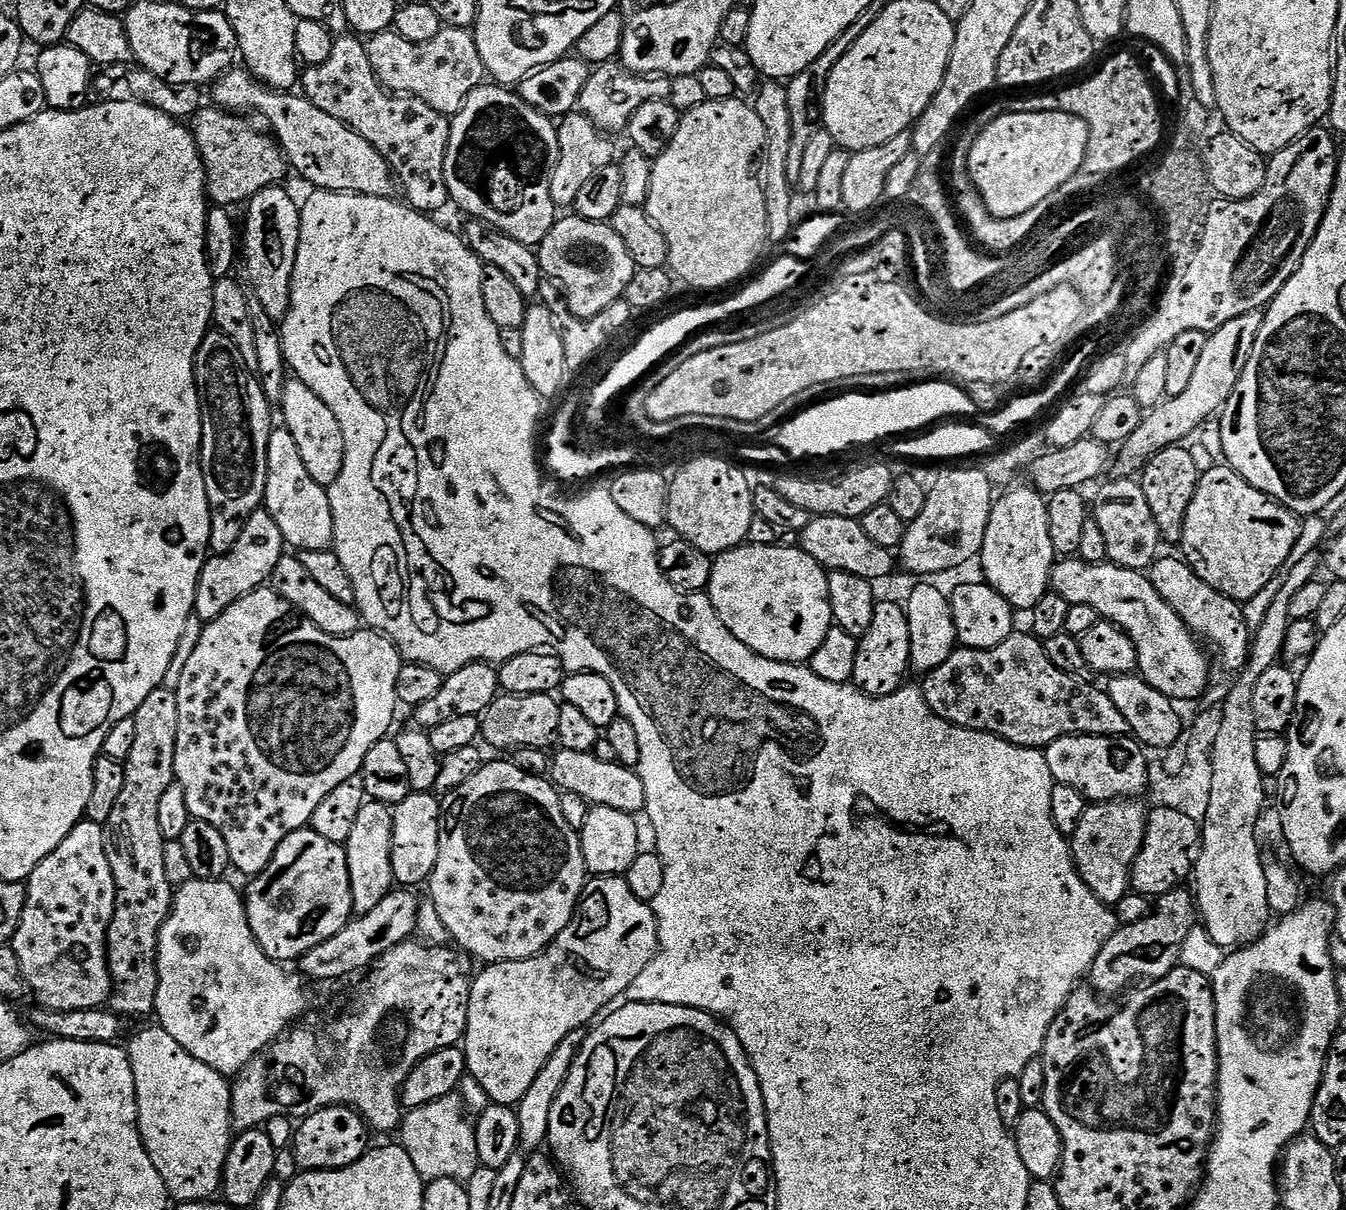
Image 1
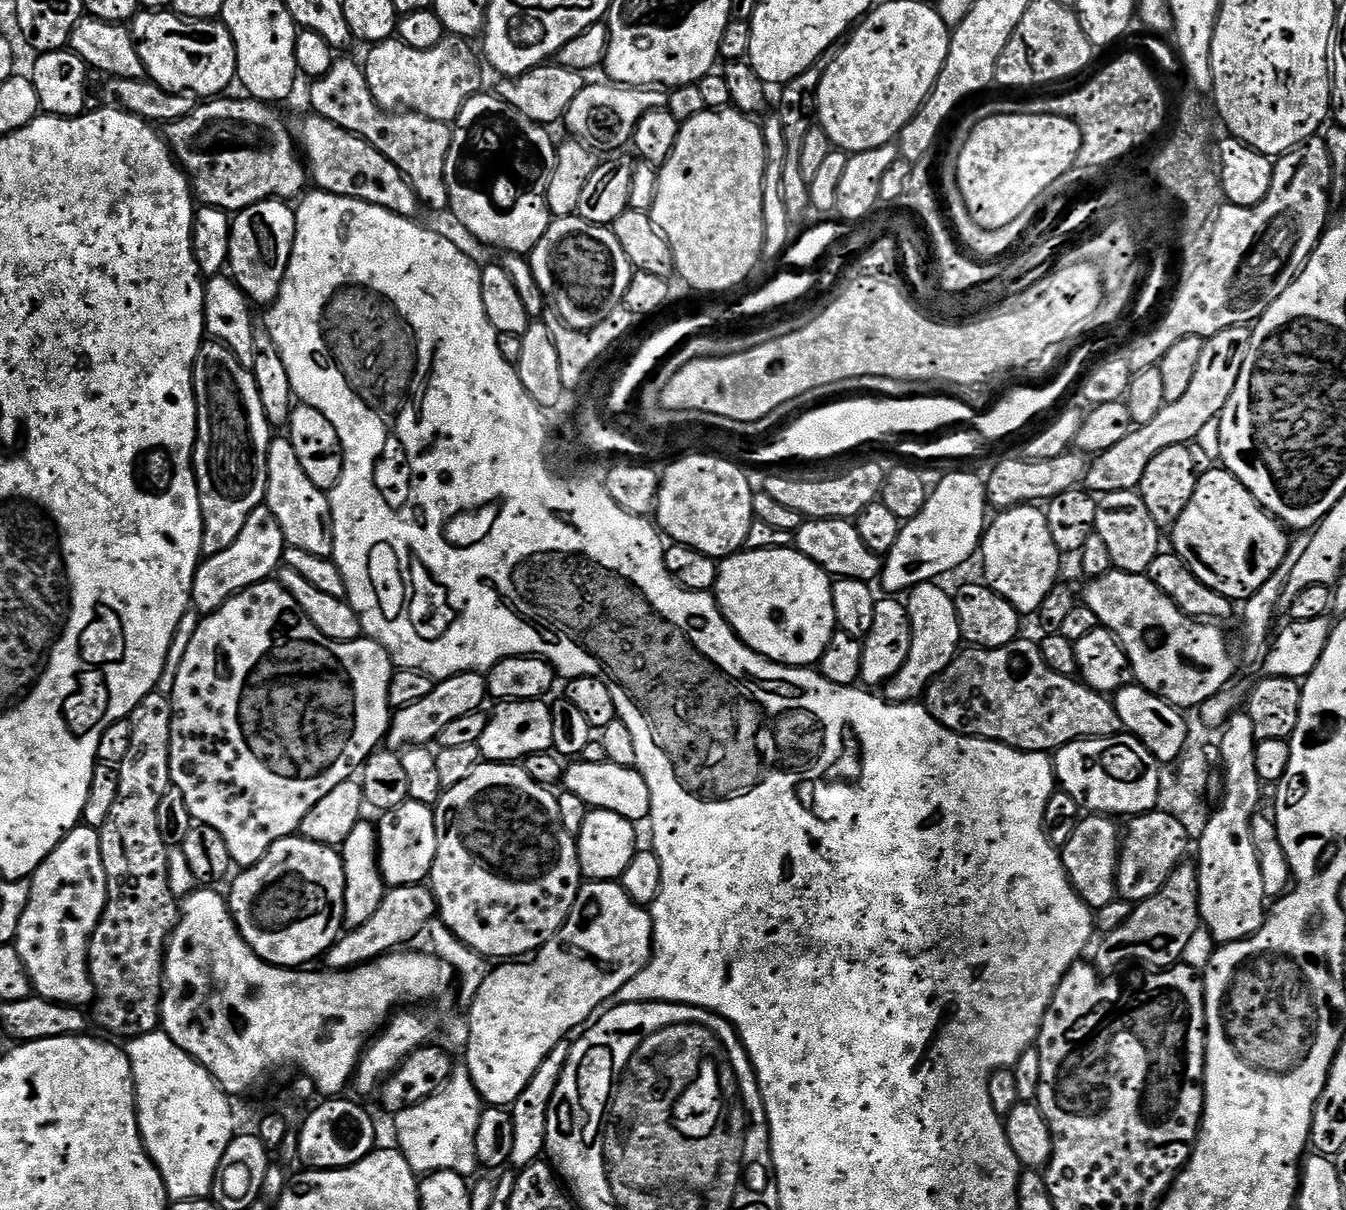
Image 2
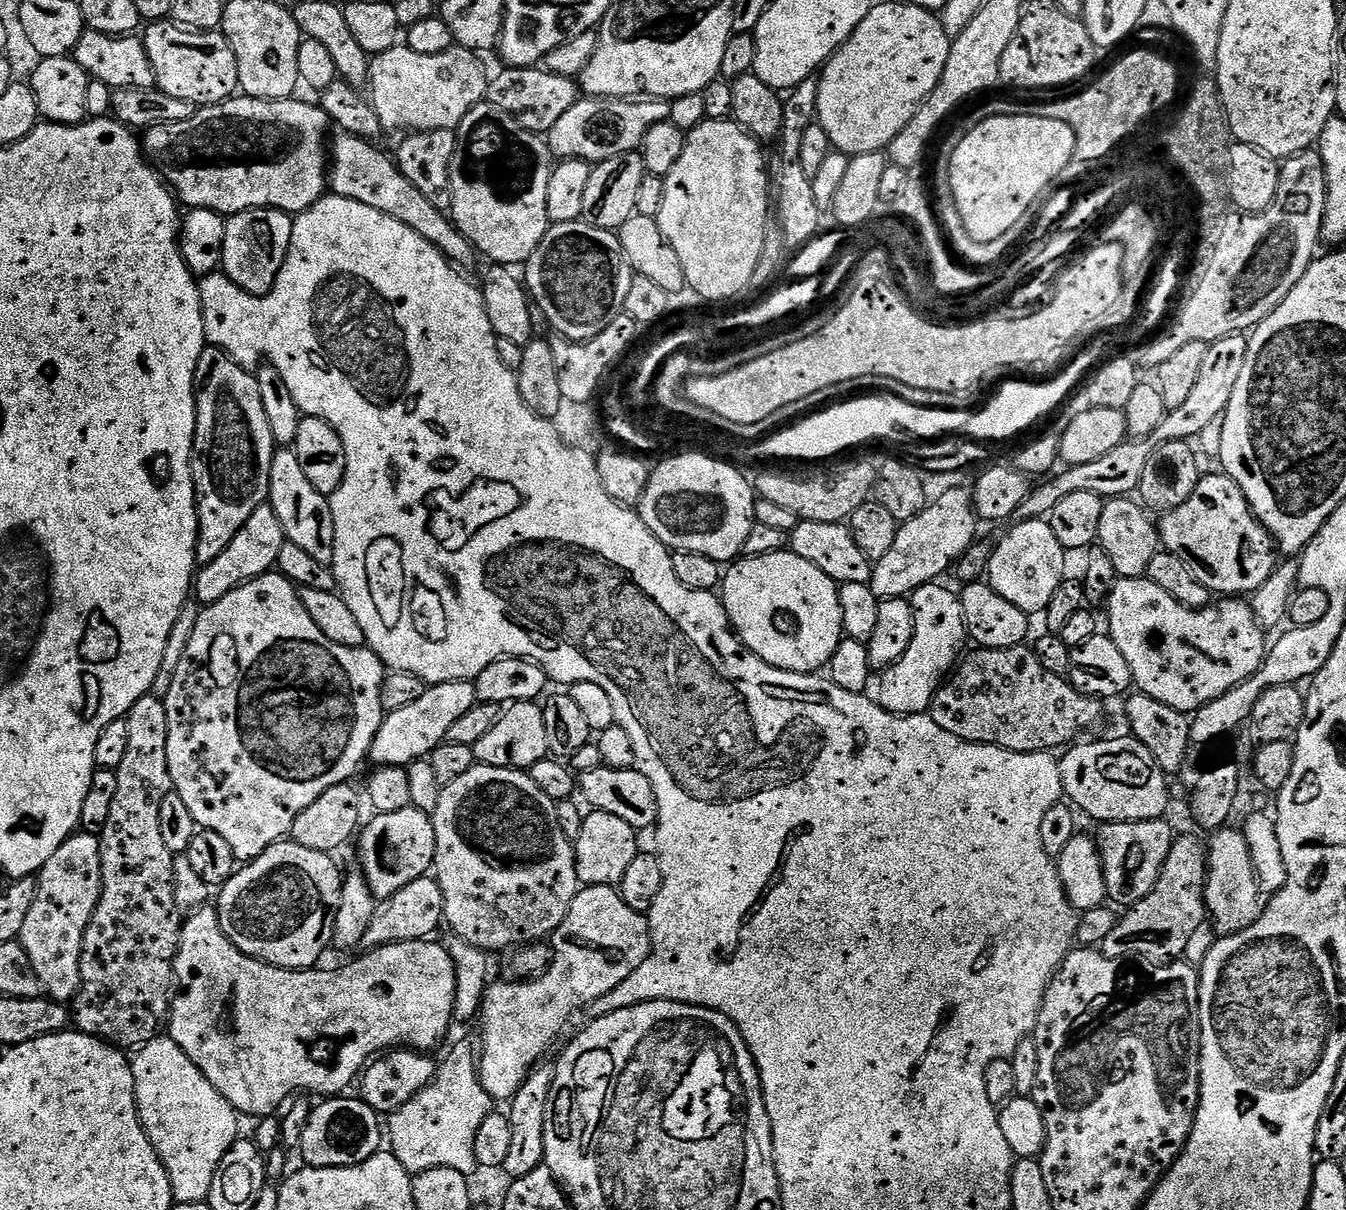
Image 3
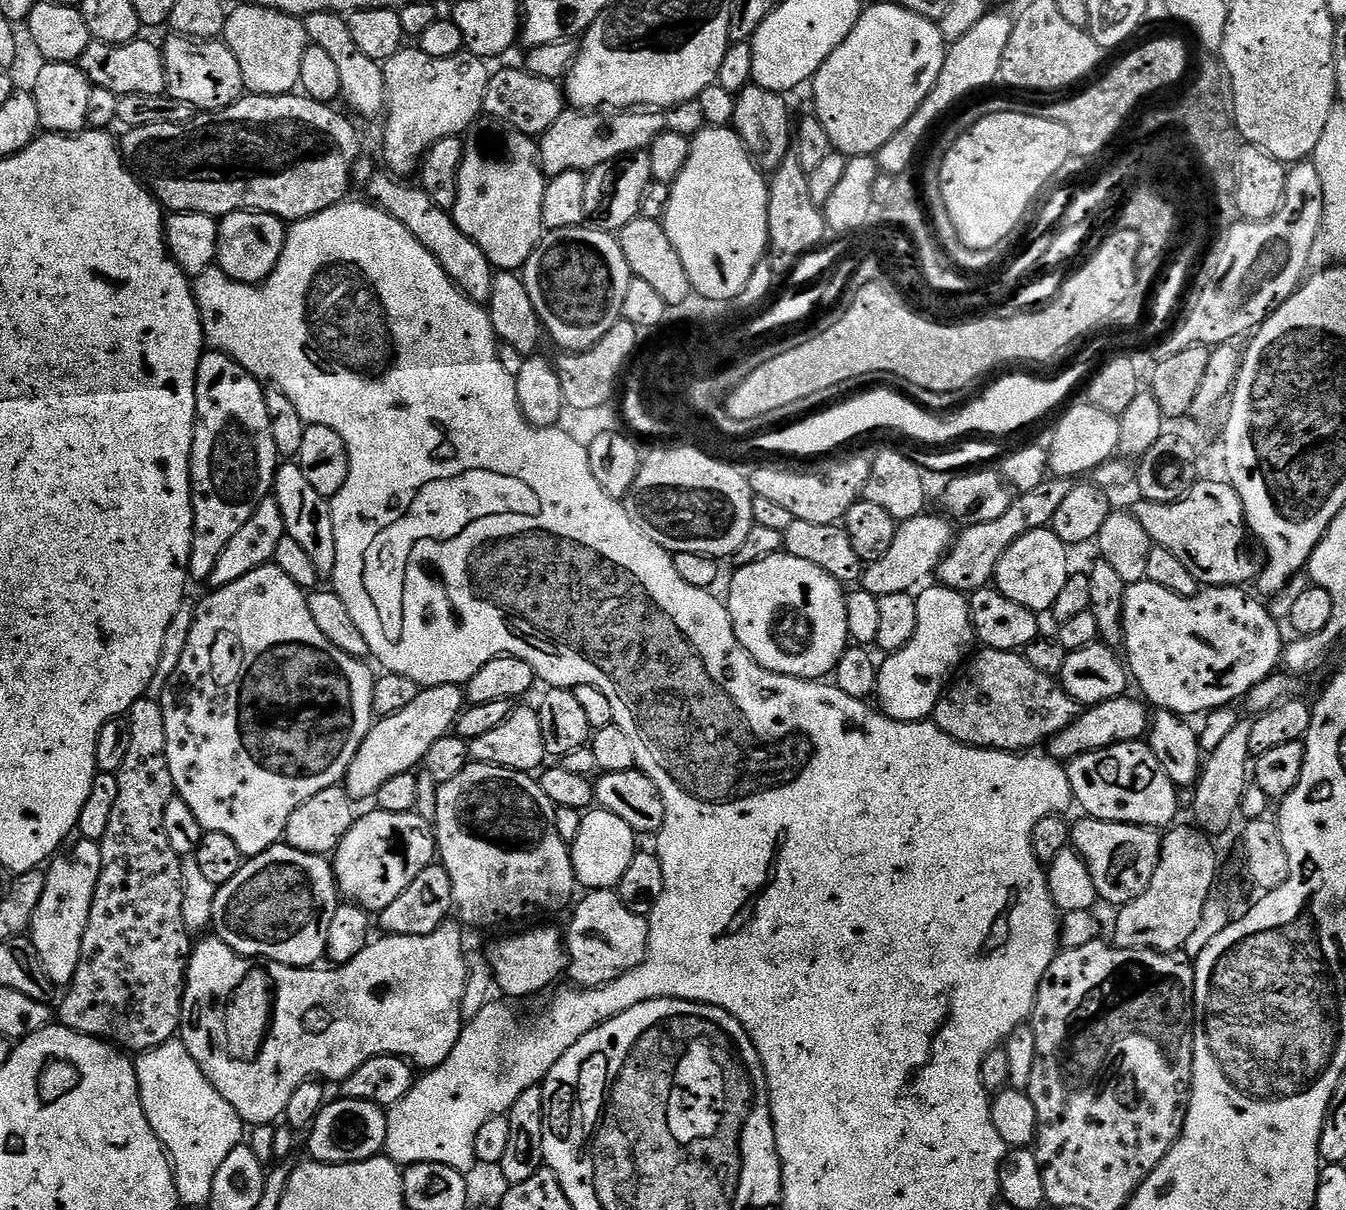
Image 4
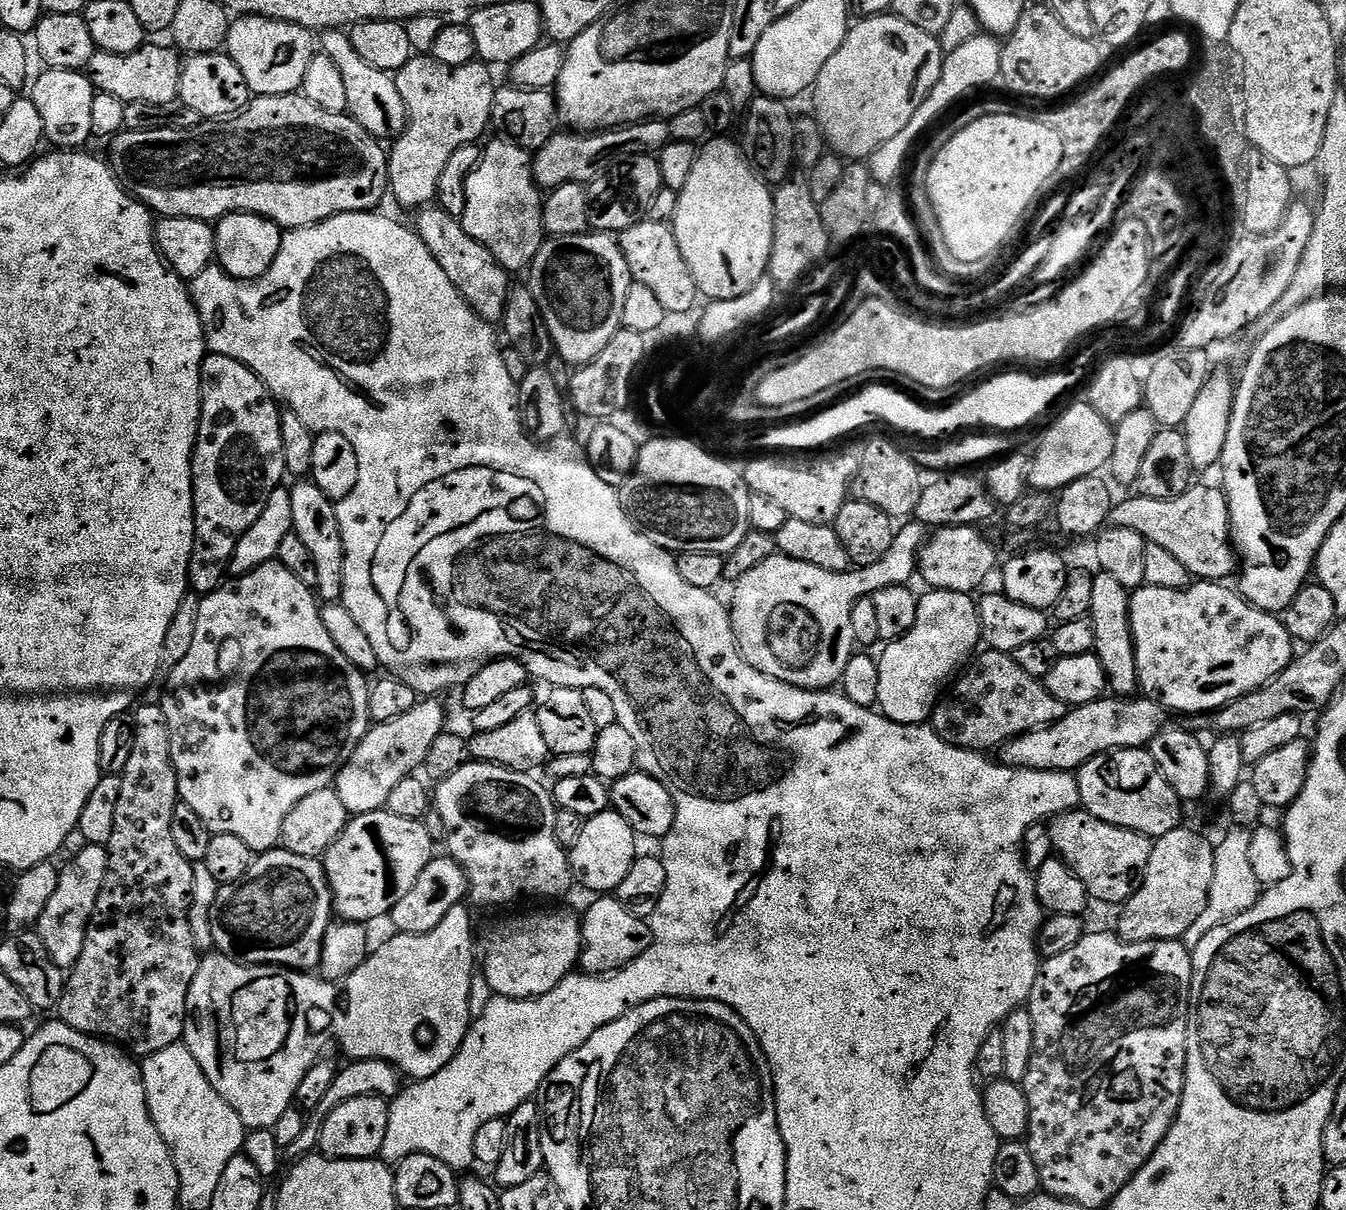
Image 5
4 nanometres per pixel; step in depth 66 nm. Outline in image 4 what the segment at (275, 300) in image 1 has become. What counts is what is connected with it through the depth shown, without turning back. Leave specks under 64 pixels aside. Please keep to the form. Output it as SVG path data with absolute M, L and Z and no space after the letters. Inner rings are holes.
M232 212L219 221L218 254L216 264L229 280L240 284L263 284L278 266L278 258L282 258L285 221L265 212Z

